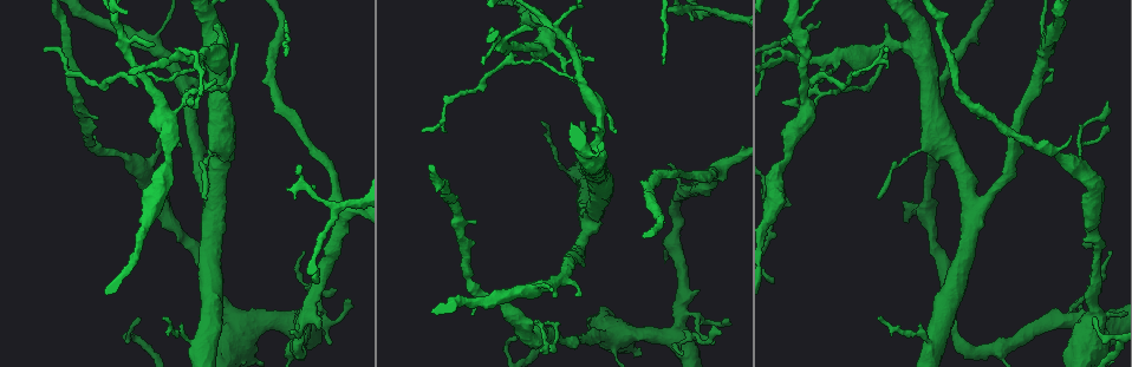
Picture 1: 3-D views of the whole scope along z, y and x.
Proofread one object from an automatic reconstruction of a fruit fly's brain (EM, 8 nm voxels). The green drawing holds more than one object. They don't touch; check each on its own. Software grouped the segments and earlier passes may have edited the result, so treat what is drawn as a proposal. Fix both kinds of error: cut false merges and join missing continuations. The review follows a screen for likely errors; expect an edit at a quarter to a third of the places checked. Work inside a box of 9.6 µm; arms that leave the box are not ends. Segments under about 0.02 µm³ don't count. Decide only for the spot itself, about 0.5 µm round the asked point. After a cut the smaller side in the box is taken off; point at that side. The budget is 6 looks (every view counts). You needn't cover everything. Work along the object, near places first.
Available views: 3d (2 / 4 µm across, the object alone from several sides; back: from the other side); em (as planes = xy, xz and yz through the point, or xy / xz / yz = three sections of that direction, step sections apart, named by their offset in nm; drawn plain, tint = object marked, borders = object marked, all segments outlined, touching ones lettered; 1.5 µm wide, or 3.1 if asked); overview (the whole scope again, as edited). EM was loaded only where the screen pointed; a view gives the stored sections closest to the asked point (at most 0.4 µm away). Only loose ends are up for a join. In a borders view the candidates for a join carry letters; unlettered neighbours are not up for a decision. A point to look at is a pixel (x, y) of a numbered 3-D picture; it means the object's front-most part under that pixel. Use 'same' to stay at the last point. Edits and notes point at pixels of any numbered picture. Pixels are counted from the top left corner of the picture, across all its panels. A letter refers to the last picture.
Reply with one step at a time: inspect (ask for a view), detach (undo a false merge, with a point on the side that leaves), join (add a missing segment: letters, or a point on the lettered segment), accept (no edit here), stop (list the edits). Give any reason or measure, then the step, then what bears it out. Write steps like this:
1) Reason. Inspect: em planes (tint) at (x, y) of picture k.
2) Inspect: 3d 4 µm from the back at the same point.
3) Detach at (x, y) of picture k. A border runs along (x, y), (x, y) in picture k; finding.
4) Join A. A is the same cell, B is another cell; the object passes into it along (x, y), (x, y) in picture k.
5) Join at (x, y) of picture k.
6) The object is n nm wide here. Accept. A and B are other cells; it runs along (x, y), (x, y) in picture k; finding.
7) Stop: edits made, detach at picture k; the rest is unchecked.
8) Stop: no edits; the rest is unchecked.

Small branch off a trunk. Inspect: em planes (borders) at (825, 59) of picture 1.

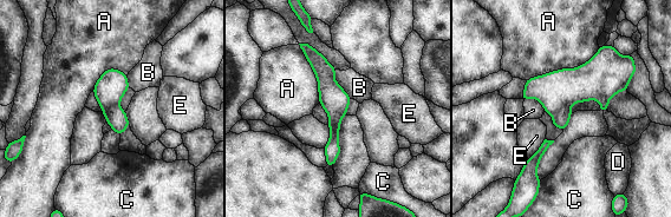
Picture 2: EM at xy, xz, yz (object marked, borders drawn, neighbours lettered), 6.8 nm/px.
The longest contact is with A, 550 nm. Detach at (561, 119) of picture 2. A, B, C, D and E are other cells; a border runs along (569, 106), (560, 109), (552, 116) in picture 2; two cells meet here.

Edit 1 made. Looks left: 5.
Inspect: 3d 4 µm at (118, 153) of picture 1.

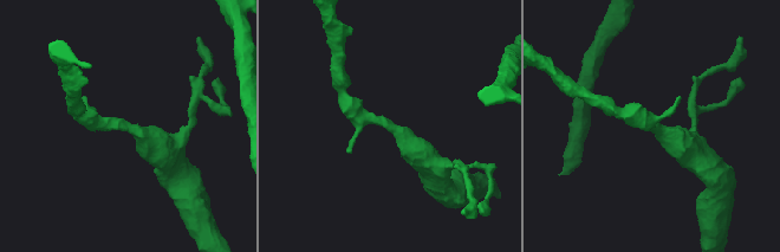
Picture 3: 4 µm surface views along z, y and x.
Need the tissue. Inspect: em xy step 4 (tint) at (385, 119) of picture 3.

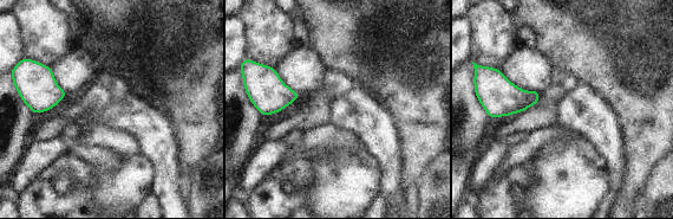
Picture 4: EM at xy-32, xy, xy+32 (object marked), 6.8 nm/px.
Cut it another way. Inspect: em planes (borders) at the same point.

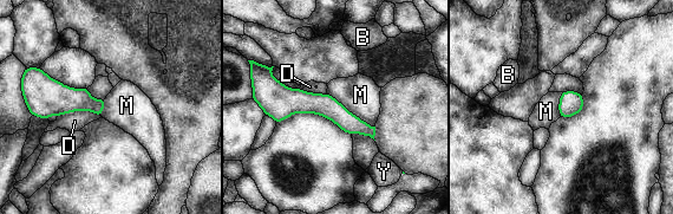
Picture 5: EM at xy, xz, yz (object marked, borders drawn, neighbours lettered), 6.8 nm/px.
The longest contact is with M, 400 nm. Accept. B, D, M and Y are other cells; one cell here.

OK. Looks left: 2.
Stop: edits made, detach at picture 2; the rest is unchecked.

